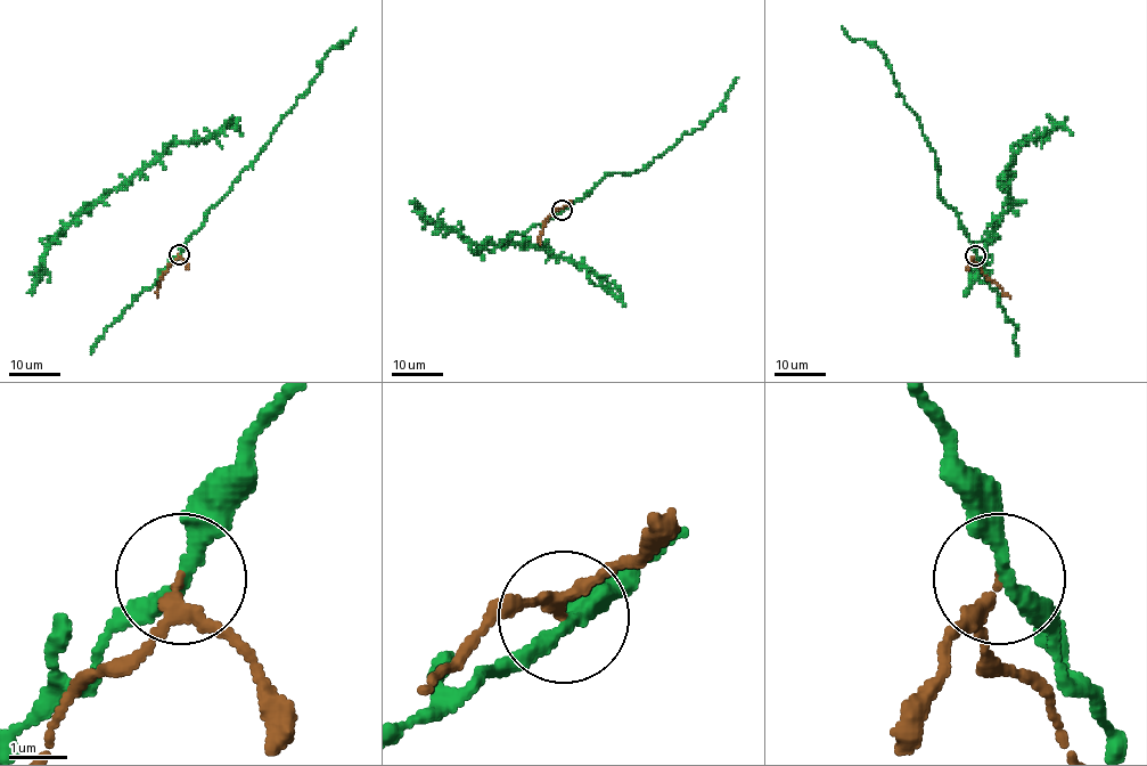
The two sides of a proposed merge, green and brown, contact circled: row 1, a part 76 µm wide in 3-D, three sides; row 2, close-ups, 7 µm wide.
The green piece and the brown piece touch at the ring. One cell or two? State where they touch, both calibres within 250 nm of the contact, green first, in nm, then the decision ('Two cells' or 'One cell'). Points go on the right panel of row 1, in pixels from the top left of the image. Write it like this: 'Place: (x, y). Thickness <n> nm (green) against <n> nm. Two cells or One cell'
Place: (975, 255). Thickness 260 nm (green) against 160 nm. Two cells

